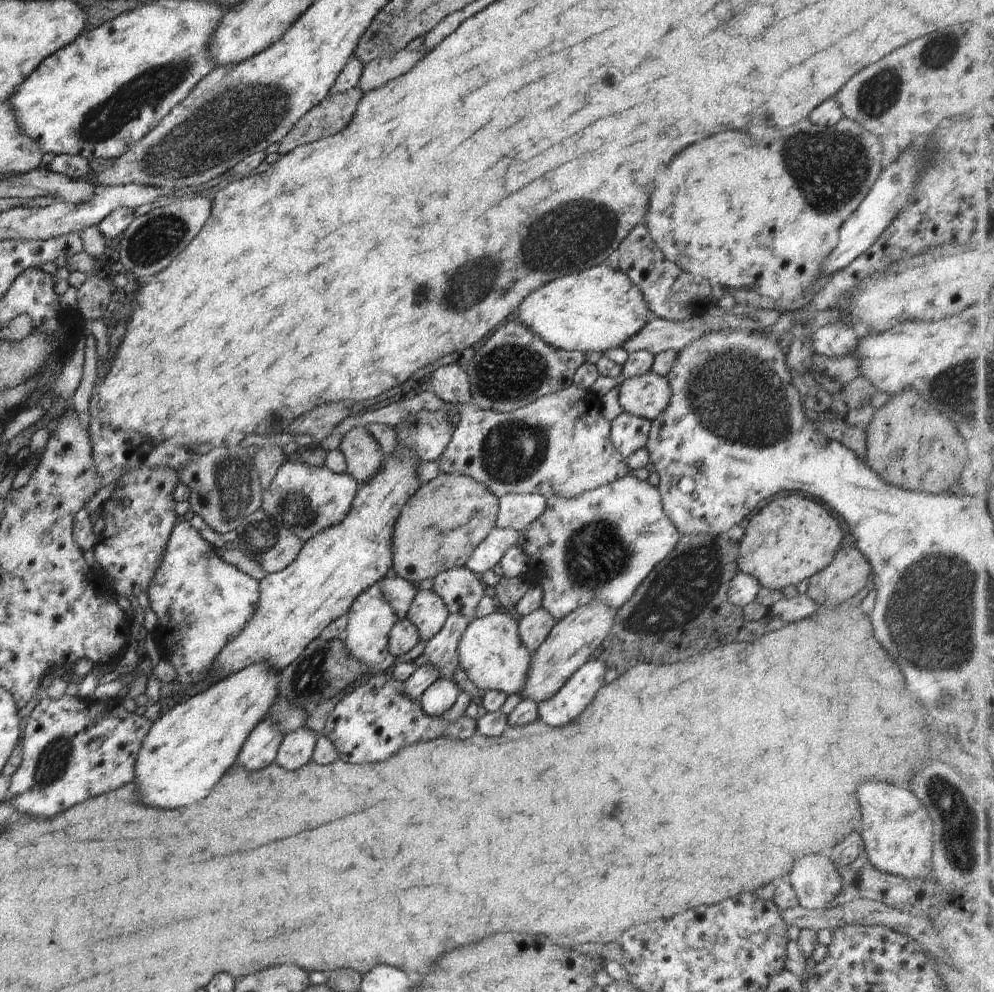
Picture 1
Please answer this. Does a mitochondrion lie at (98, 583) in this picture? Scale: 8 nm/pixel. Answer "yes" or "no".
no

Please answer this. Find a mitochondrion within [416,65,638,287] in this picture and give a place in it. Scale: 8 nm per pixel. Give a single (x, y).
(589, 224)

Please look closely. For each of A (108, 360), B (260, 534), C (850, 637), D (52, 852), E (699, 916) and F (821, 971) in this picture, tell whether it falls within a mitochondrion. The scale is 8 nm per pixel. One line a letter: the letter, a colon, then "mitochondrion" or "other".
A: other
B: mitochondrion
C: other
D: other
E: other
F: other

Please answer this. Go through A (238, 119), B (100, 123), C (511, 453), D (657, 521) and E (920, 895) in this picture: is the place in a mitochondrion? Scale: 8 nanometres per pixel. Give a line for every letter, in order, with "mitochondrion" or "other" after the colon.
A: mitochondrion
B: mitochondrion
C: mitochondrion
D: other
E: other

